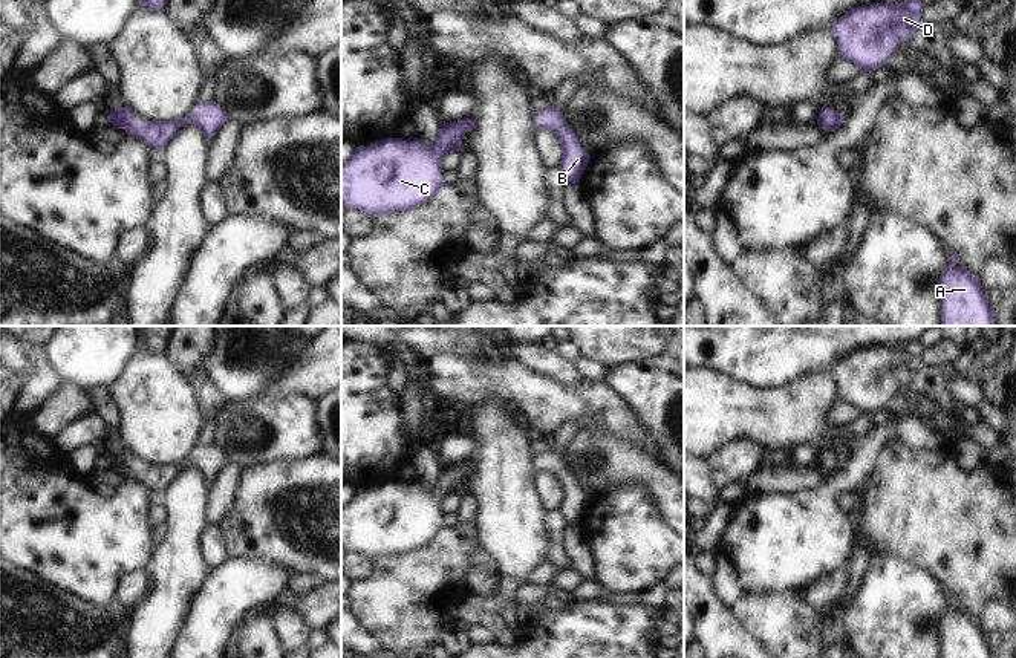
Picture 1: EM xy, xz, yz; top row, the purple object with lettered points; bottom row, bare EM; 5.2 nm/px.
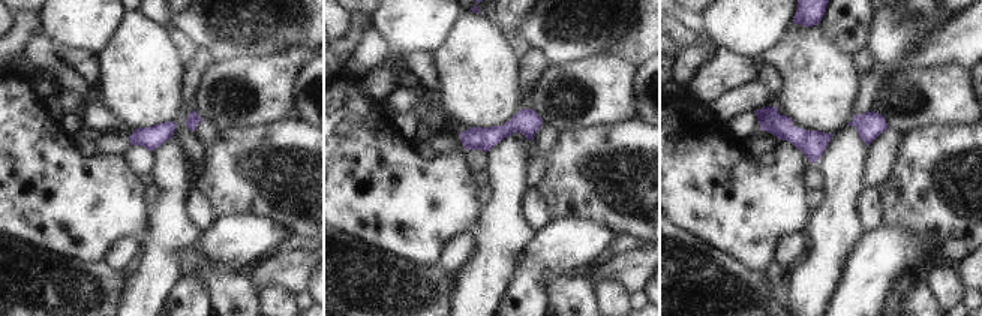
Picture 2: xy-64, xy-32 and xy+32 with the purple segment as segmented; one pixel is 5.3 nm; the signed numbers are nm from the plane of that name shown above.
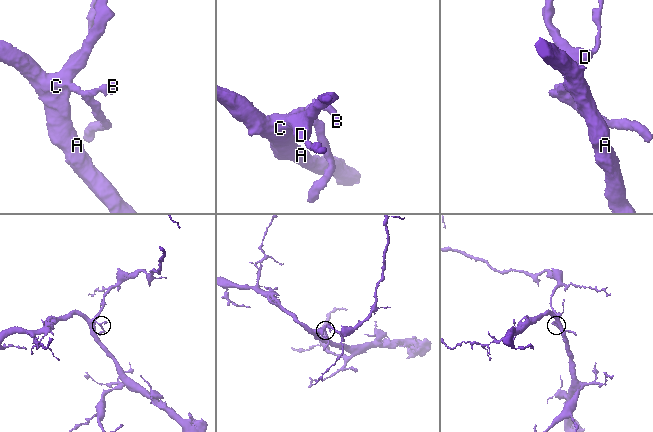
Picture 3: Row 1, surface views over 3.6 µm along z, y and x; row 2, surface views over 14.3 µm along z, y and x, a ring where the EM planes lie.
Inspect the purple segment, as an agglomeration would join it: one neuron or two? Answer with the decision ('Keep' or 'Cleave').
Keep.

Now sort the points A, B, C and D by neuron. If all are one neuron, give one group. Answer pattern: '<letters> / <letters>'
A B C D

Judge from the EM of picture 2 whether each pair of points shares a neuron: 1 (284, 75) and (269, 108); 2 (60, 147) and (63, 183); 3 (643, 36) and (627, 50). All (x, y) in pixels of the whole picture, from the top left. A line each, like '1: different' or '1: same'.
1: same
2: same
3: same

